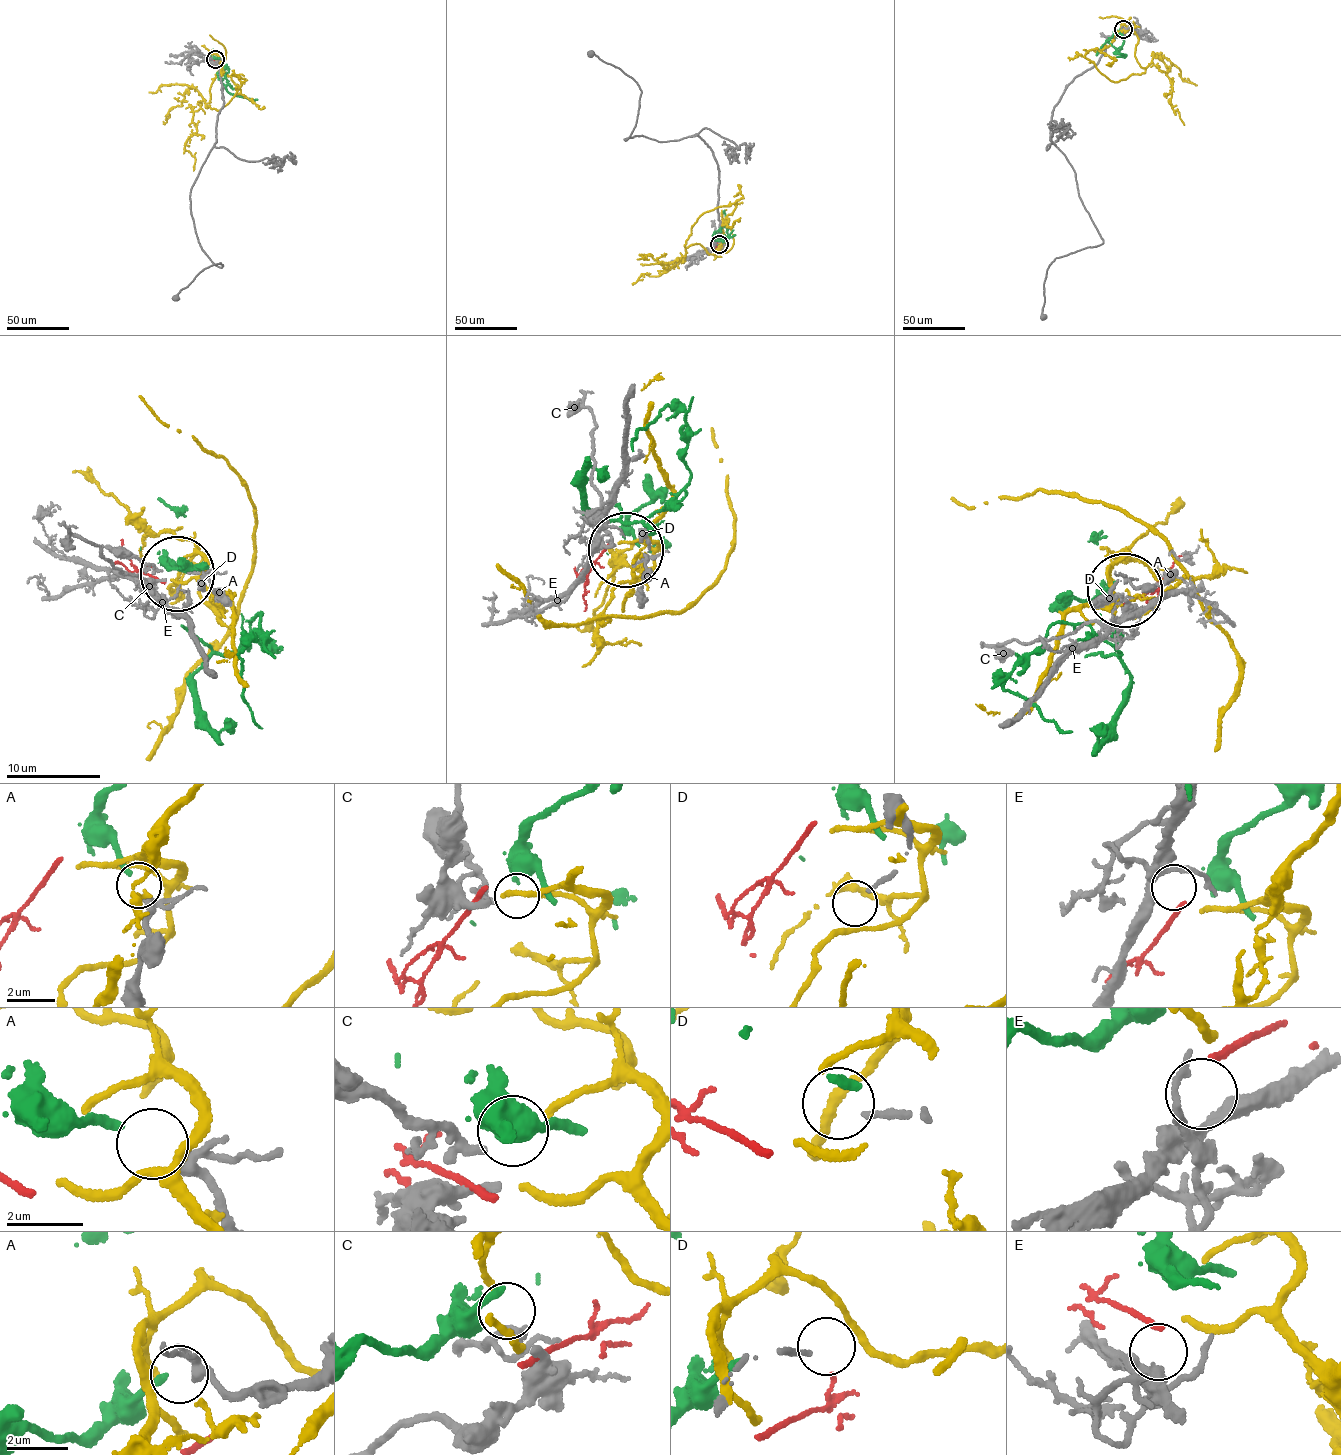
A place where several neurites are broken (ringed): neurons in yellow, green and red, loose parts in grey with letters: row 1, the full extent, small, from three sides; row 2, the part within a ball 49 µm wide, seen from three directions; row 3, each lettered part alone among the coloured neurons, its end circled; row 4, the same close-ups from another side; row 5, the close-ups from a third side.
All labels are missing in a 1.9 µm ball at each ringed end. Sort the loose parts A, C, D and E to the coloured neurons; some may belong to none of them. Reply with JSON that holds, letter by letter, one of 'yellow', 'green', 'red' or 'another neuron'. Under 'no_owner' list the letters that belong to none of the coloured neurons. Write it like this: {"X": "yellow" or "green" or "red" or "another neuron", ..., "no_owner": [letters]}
{"A": "green", "C": "yellow", "D": "another neuron", "E": "another neuron", "no_owner": ["D", "E"]}

